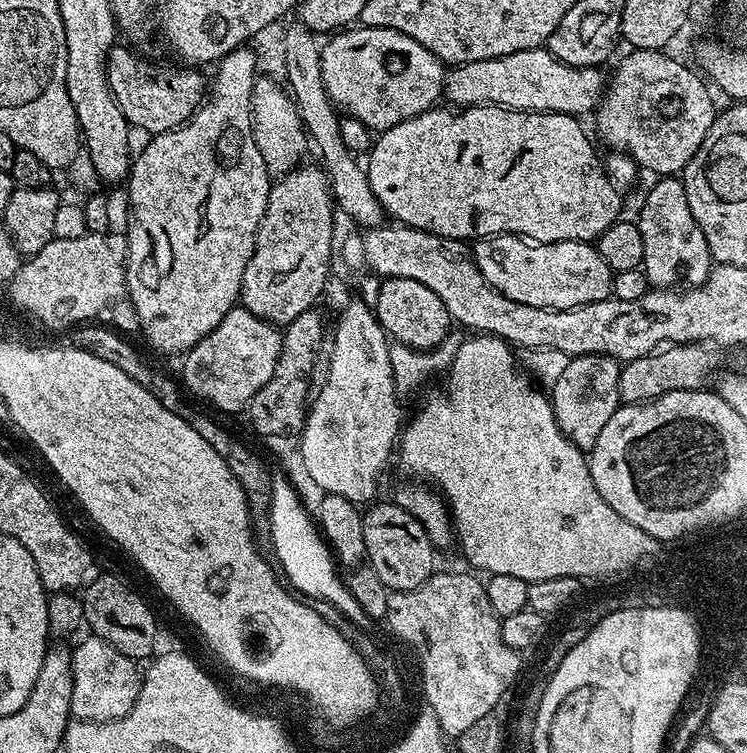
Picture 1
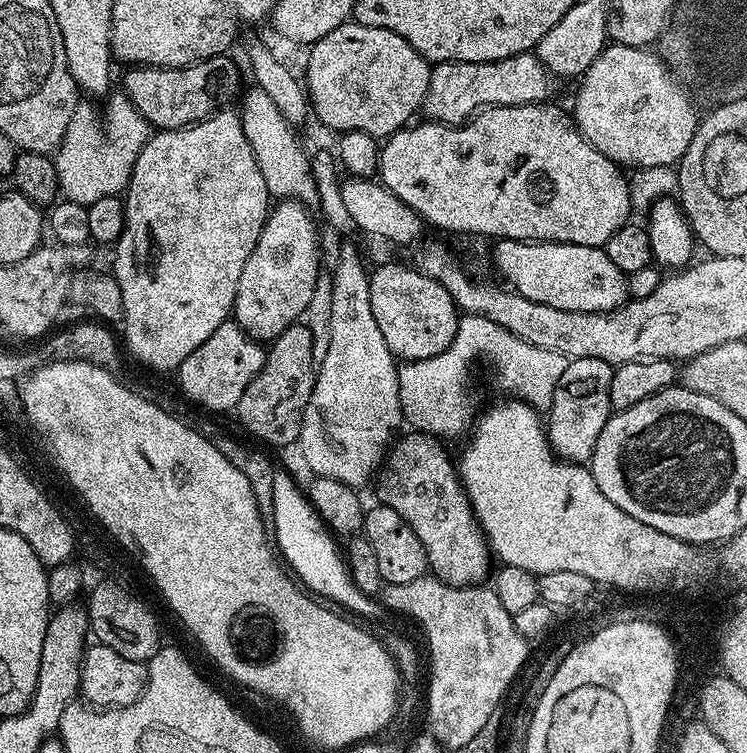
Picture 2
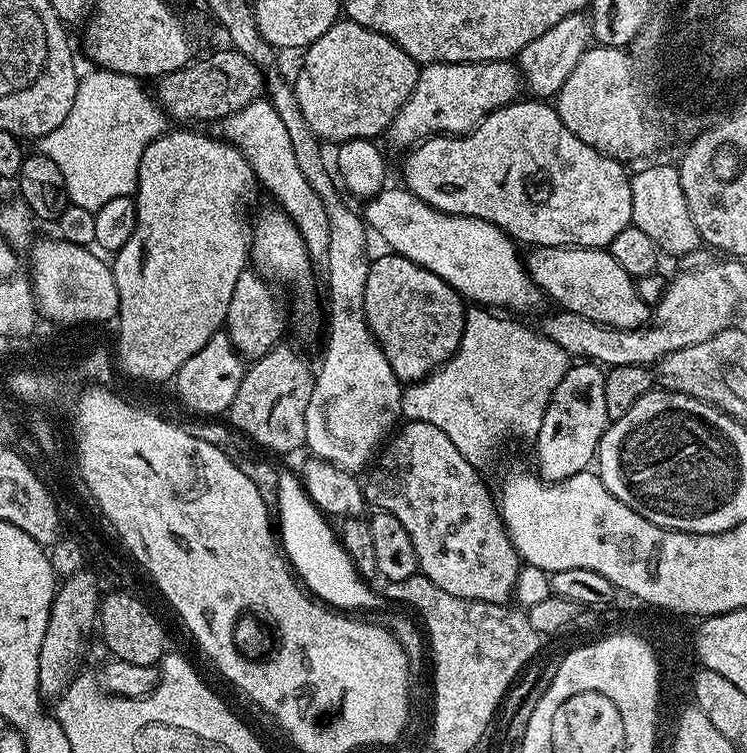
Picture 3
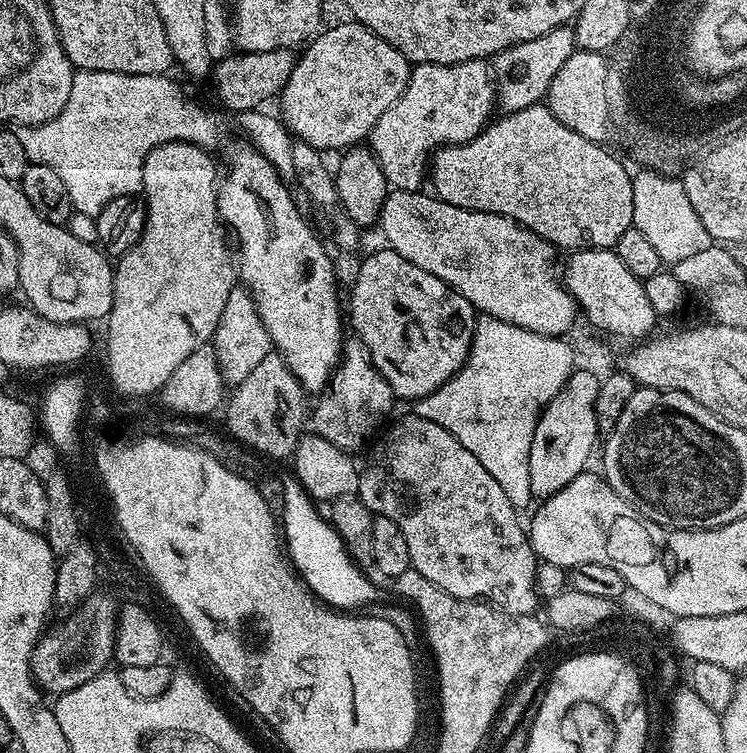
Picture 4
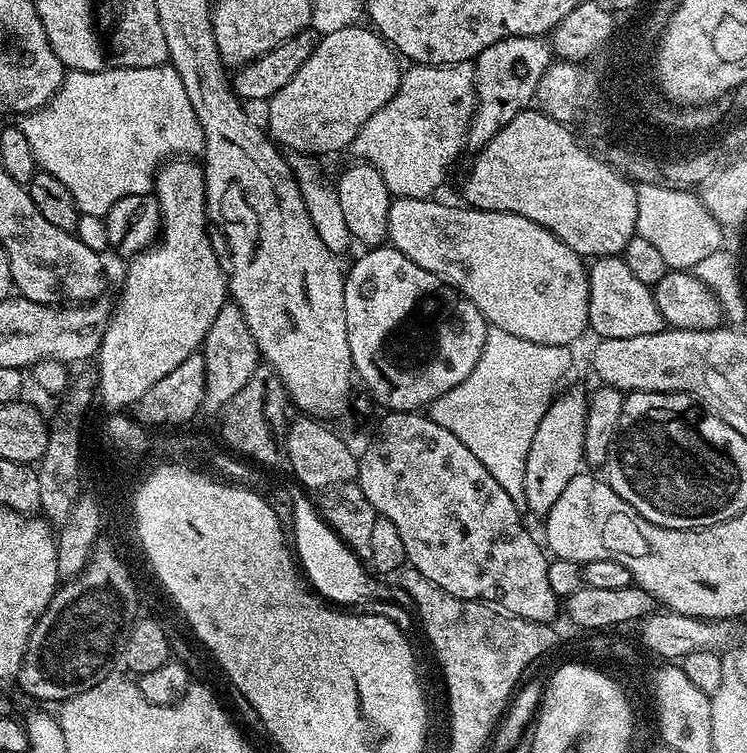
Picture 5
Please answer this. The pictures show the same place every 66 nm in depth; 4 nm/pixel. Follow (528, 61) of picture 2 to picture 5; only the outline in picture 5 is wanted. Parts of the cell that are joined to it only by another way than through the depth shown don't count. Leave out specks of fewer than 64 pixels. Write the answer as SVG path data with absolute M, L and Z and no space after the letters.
M467 60L457 64L417 64L409 69L401 75L394 98L390 98L378 114L366 118L352 139L350 152L356 155L353 157L357 161L375 166L393 197L426 200L437 195L436 191L443 186L452 163L459 158L460 151L465 151L468 127L476 109L476 66Z

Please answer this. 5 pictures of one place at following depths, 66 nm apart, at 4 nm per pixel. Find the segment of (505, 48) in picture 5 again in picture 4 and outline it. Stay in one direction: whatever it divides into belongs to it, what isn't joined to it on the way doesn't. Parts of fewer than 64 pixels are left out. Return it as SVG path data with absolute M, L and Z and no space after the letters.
M565 26L542 34L542 38L518 42L498 53L490 67L496 85L496 104L499 111L507 114L541 103L547 97L554 76L574 51L577 51L576 33L571 27Z

